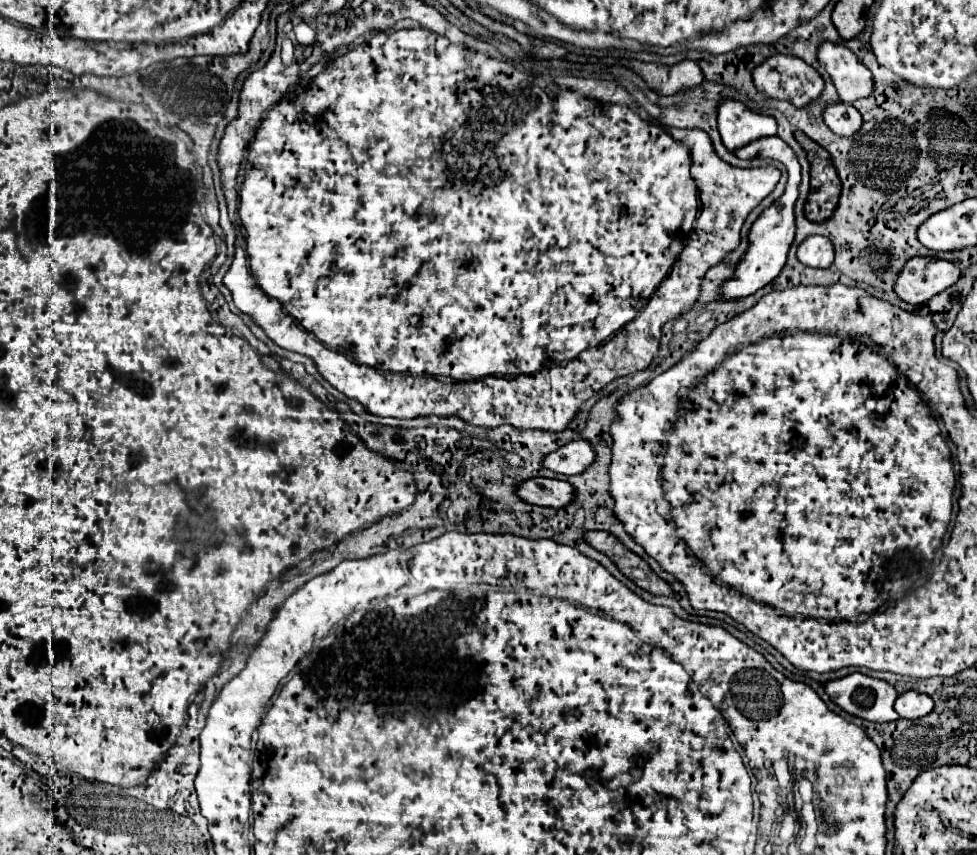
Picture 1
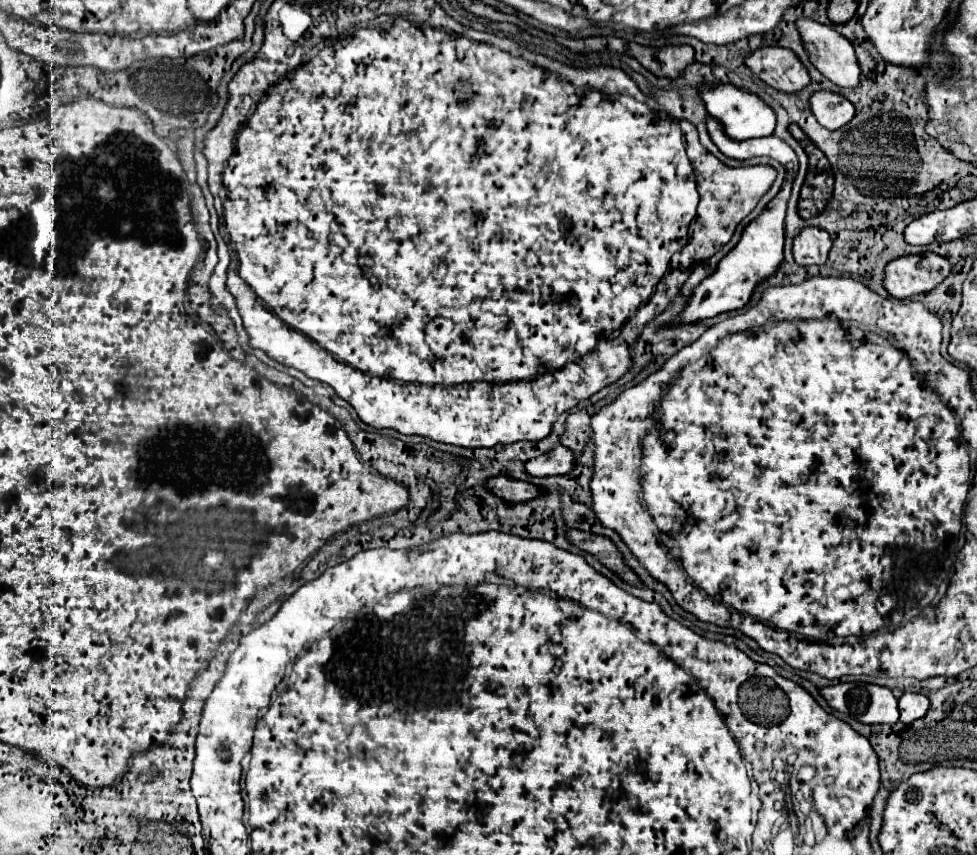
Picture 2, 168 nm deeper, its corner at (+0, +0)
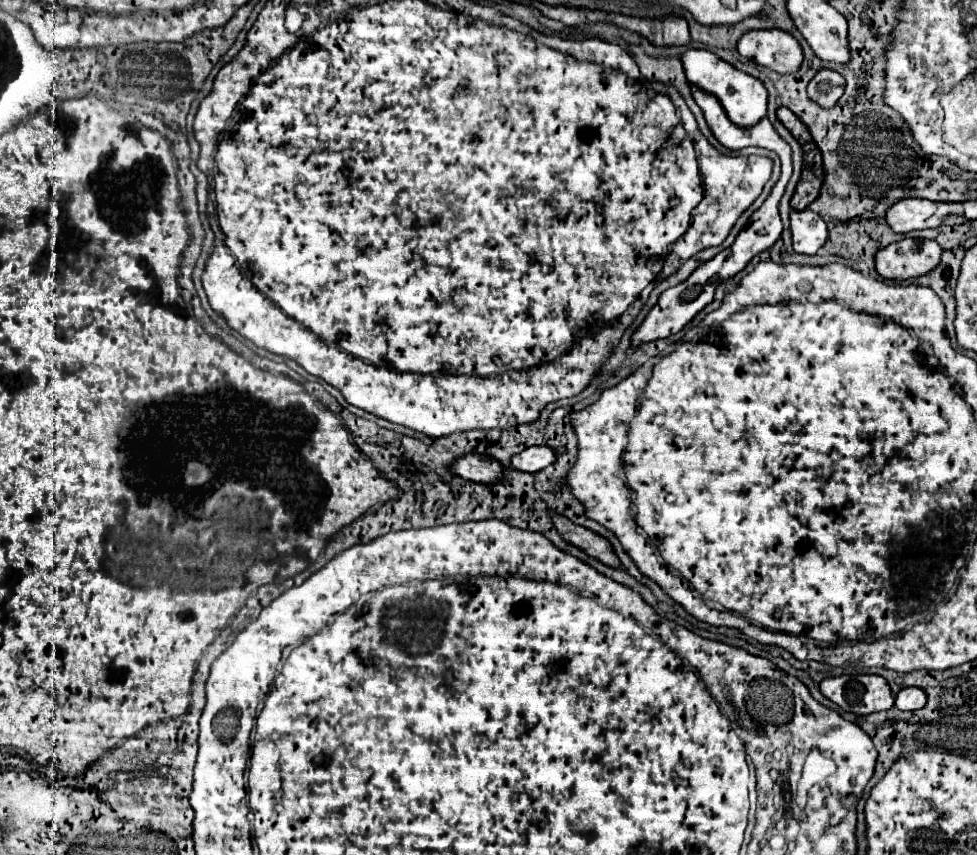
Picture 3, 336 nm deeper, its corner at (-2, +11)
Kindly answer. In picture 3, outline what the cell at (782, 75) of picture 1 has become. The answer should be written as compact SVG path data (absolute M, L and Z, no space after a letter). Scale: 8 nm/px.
M752 30L738 40L738 52L780 74L794 74L802 64L802 48L782 30Z

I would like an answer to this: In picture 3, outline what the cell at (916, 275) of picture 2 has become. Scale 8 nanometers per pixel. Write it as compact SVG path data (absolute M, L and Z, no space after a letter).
M904 238L894 242L876 256L876 270L888 280L910 280L928 274L940 264L942 248L934 240Z

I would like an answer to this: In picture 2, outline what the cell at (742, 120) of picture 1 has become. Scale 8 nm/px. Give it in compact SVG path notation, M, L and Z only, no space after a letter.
M702 83L698 91L704 105L708 107L708 113L724 125L724 131L730 139L744 141L744 139L756 139L756 137L766 137L774 133L774 123L776 123L774 111L758 95L744 91L732 83L724 83L724 85Z

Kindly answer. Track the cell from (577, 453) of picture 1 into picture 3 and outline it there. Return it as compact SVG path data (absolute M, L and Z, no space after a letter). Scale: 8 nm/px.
M530 446L512 458L512 466L522 472L536 474L538 470L556 462L556 452L548 446Z

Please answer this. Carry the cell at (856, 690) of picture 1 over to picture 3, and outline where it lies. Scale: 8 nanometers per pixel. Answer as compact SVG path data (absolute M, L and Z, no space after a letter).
M836 676L820 682L822 694L838 704L846 712L860 716L890 710L894 706L894 694L882 676Z

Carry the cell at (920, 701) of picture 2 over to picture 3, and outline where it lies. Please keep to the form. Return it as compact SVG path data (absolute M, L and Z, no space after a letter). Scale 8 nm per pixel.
M902 688L896 694L896 708L900 710L918 710L926 704L926 692L922 688Z

